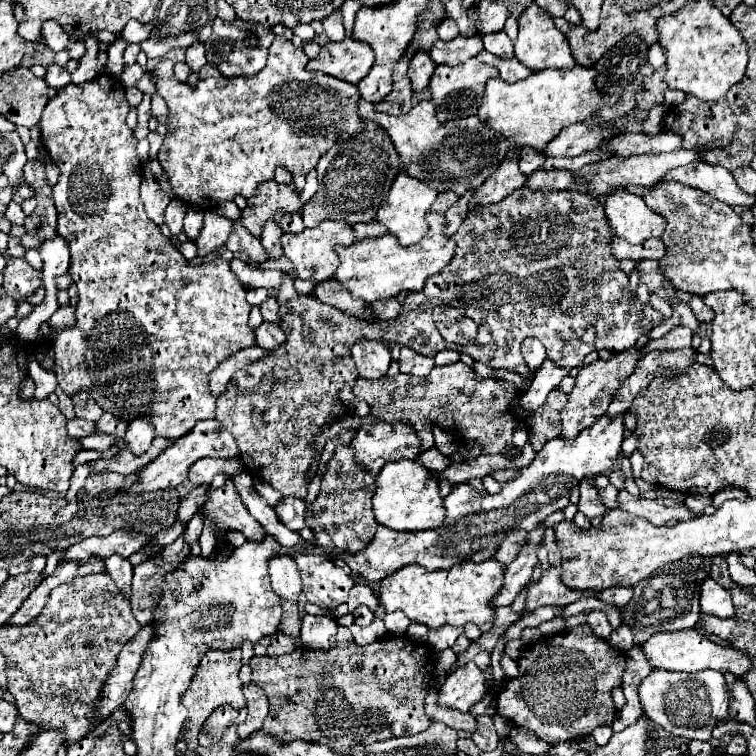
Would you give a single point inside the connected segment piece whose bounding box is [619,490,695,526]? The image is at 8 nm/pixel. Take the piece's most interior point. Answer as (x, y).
(658, 512)

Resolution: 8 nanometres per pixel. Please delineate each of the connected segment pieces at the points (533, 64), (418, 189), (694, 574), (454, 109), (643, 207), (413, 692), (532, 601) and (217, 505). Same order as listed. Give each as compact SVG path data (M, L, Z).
M531 4L529 8L523 10L517 22L519 22L519 36L515 40L515 56L527 68L543 70L543 68L573 68L575 66L567 36L555 28L549 12L543 12L543 8L539 8L537 4Z
M401 172L393 186L391 186L391 192L387 196L387 200L383 202L383 206L377 210L377 218L381 224L385 224L389 228L391 234L397 236L399 244L401 246L411 246L411 244L417 244L425 234L427 234L427 222L425 222L425 214L429 212L431 204L435 202L437 198L437 190L429 188L427 182L423 180L417 180L413 176L407 176L405 172Z
M685 556L683 560L667 564L659 574L653 574L635 586L633 600L627 604L627 608L623 608L625 610L623 622L633 630L635 644L643 644L655 632L687 630L697 624L701 614L699 592L703 580L709 578L709 572L703 568L703 562L705 556Z
M471 58L471 60L463 62L463 64L457 64L457 66L445 66L445 64L437 66L429 88L433 92L431 100L437 104L439 120L447 122L447 120L457 120L457 118L477 114L477 108L479 108L481 98L483 98L483 88L487 84L487 80L495 78L495 76L499 76L499 70L495 66L483 64L483 62L475 60L475 58Z
M619 188L619 192L611 192L611 196L607 196L605 214L615 236L627 240L629 244L663 236L665 230L663 216L651 210L641 196L631 194L625 188Z
M339 626L335 646L325 652L297 646L291 654L279 658L253 656L249 666L253 670L253 684L261 686L269 698L271 710L265 718L263 730L271 732L279 740L329 742L333 752L349 754L357 744L375 744L389 738L419 734L431 724L423 710L423 698L429 690L427 676L433 674L433 652L429 646L413 642L407 636L381 638L373 644L357 646L349 628Z
M551 566L539 582L529 584L527 594L527 610L535 610L541 606L569 606L581 598L591 596L593 592L579 592L575 588L567 588L561 580L561 566Z
M227 476L221 488L209 490L209 500L203 504L203 510L205 510L205 520L217 522L217 528L239 530L245 534L247 540L255 542L265 538L265 530L259 528L259 524L253 520L247 508L243 508L239 492L233 484L233 476Z

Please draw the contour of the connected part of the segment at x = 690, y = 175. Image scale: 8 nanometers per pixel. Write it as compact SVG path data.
M693 162L693 164L687 164L687 168L675 168L667 172L665 180L675 180L681 184L693 186L697 190L703 190L709 196L729 206L751 208L755 204L755 196L745 194L737 186L733 174L723 166L713 166L707 162Z

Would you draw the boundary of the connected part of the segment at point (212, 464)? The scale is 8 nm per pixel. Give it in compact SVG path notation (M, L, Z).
M203 458L197 460L191 470L189 470L189 480L199 486L199 484L211 484L215 474L233 474L239 472L241 460L239 458L231 458L231 460L217 460L217 458Z

